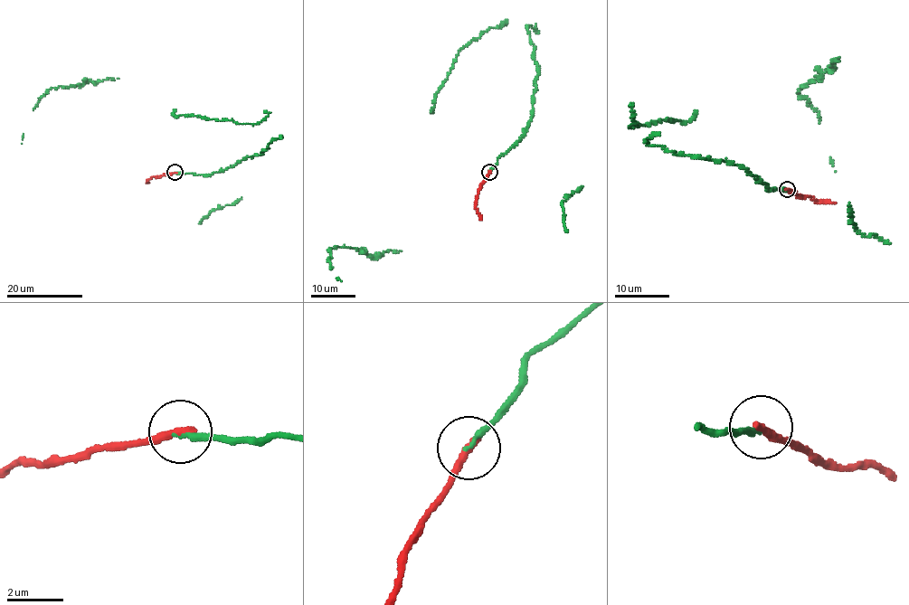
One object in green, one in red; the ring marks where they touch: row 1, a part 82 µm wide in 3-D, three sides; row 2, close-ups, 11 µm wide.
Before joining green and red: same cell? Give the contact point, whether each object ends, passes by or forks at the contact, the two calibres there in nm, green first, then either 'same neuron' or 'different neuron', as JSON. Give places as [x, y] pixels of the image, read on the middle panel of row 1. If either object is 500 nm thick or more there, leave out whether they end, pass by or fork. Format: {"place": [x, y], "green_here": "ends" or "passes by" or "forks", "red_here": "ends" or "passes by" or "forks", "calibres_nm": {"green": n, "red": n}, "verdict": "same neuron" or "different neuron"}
{"place": [489, 172], "green_here": "ends", "red_here": "ends", "calibres_nm": {"green": 170, "red": 320}, "verdict": "same neuron"}

